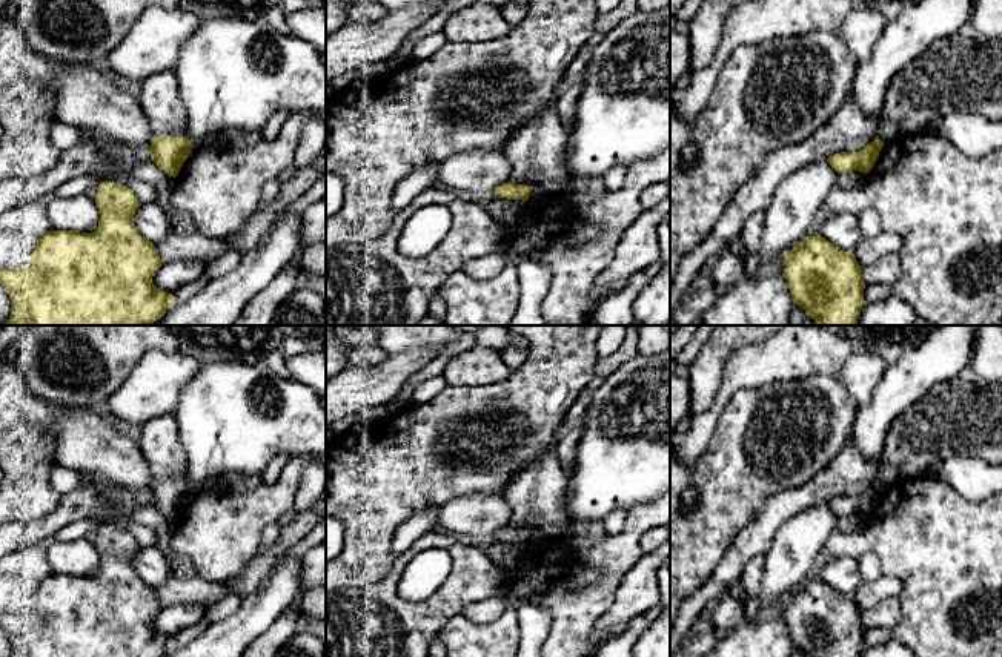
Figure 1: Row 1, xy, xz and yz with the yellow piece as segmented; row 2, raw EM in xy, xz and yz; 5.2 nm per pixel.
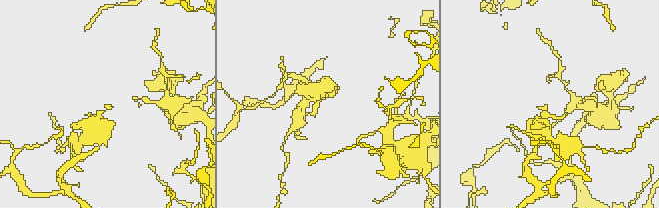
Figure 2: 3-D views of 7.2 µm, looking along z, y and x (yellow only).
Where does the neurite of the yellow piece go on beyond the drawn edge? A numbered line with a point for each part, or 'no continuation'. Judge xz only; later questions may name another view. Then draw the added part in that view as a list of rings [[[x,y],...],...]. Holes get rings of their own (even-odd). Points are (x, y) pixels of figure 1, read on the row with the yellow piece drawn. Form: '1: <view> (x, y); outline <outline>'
no continuation

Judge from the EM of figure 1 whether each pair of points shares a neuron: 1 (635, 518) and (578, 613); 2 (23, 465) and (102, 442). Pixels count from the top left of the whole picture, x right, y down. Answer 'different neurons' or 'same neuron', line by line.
1: same neuron
2: different neurons

